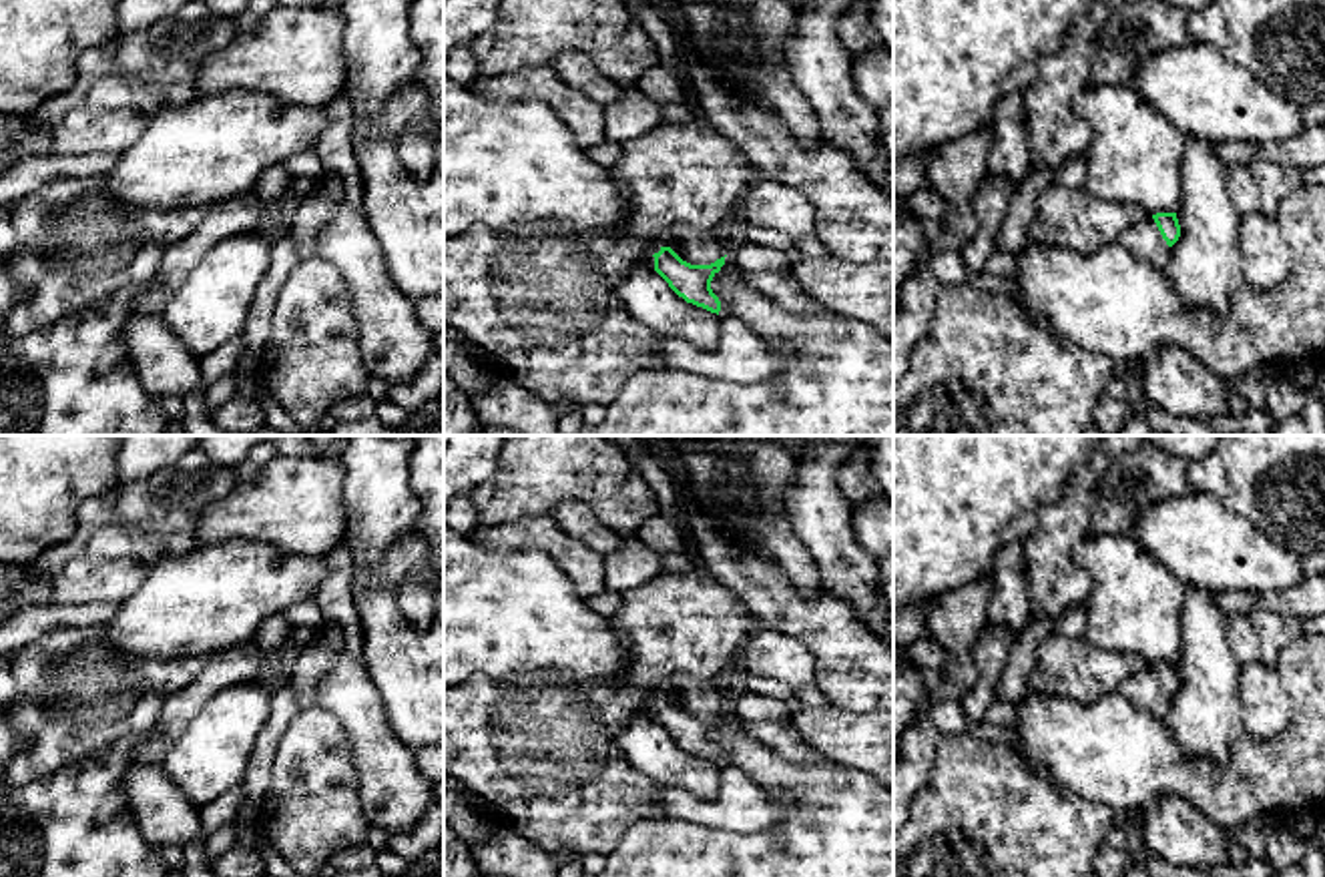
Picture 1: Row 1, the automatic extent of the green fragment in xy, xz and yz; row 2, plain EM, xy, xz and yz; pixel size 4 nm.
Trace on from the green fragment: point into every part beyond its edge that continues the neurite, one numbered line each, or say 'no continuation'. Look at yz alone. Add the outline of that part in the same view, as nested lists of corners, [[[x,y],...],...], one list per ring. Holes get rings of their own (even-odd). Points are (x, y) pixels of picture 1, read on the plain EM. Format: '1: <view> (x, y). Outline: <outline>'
1: yz (1145, 689). Outline: [[[1146,664],[1124,680],[1120,692],[1132,700],[1138,708],[1164,718],[1170,708],[1170,696],[1162,688],[1154,668]]]

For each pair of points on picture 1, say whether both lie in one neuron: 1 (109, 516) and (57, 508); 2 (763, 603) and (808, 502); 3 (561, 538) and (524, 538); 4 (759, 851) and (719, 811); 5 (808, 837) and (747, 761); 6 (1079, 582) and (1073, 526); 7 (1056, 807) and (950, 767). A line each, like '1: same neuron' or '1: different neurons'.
1: different neurons
2: different neurons
3: same neuron
4: different neurons
5: same neuron
6: same neuron
7: same neuron

